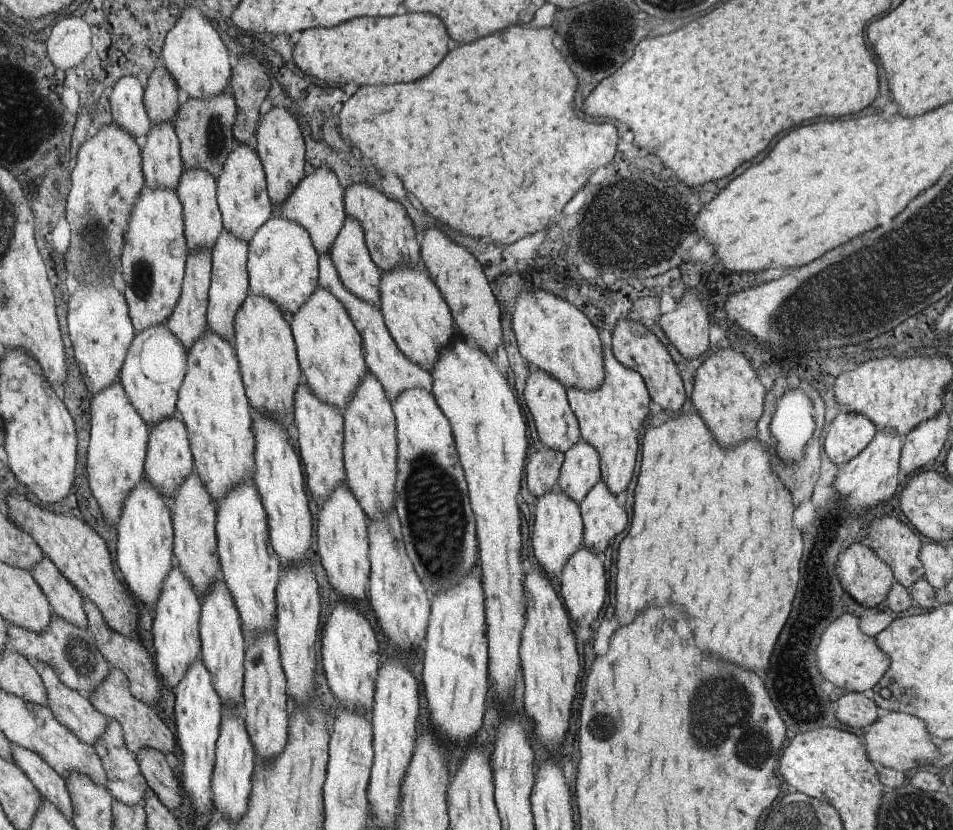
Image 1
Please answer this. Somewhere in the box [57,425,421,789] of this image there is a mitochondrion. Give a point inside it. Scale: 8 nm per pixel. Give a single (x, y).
(81, 657)

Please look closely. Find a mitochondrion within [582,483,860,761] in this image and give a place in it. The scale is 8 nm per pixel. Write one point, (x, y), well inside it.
(773, 678)

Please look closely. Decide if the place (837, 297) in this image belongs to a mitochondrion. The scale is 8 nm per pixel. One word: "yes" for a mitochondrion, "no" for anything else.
yes

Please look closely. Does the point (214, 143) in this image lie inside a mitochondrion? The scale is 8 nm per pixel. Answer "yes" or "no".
yes

